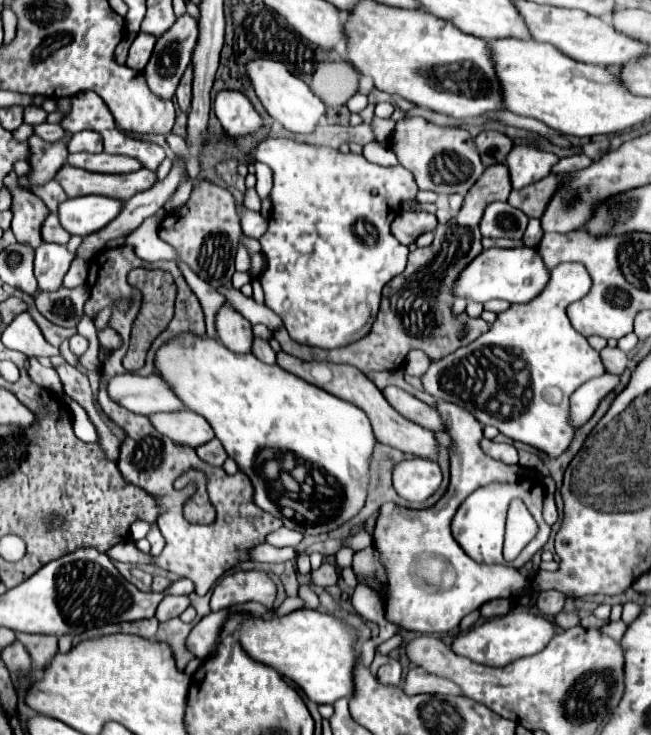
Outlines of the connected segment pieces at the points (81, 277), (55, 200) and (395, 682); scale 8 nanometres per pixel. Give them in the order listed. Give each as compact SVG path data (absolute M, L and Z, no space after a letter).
M75 259L63 278L63 285L73 289L79 285L85 285L85 281L87 281L87 263L83 259Z
M49 181L49 183L45 183L43 187L35 187L33 193L39 195L39 197L47 203L47 207L49 207L53 213L57 211L57 205L67 199L63 187L59 187L59 183L55 183L55 181Z
M377 653L371 663L371 671L381 685L391 685L391 687L401 685L401 665L397 659Z

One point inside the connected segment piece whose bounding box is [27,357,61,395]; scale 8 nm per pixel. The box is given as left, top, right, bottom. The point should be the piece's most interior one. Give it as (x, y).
(46, 377)

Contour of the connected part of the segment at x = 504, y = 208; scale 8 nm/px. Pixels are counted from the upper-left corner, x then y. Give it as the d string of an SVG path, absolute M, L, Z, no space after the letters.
M493 201L485 207L483 217L479 221L479 229L483 237L491 237L491 239L507 237L513 241L521 241L527 229L527 221L529 217L523 211L511 207L509 203Z

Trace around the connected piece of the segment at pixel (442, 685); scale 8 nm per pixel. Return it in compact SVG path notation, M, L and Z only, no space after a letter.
M411 667L407 677L403 679L403 691L407 695L419 695L419 693L449 693L449 695L463 695L459 693L459 687L451 683L449 679L439 679L437 675L431 675L423 671L421 667Z

